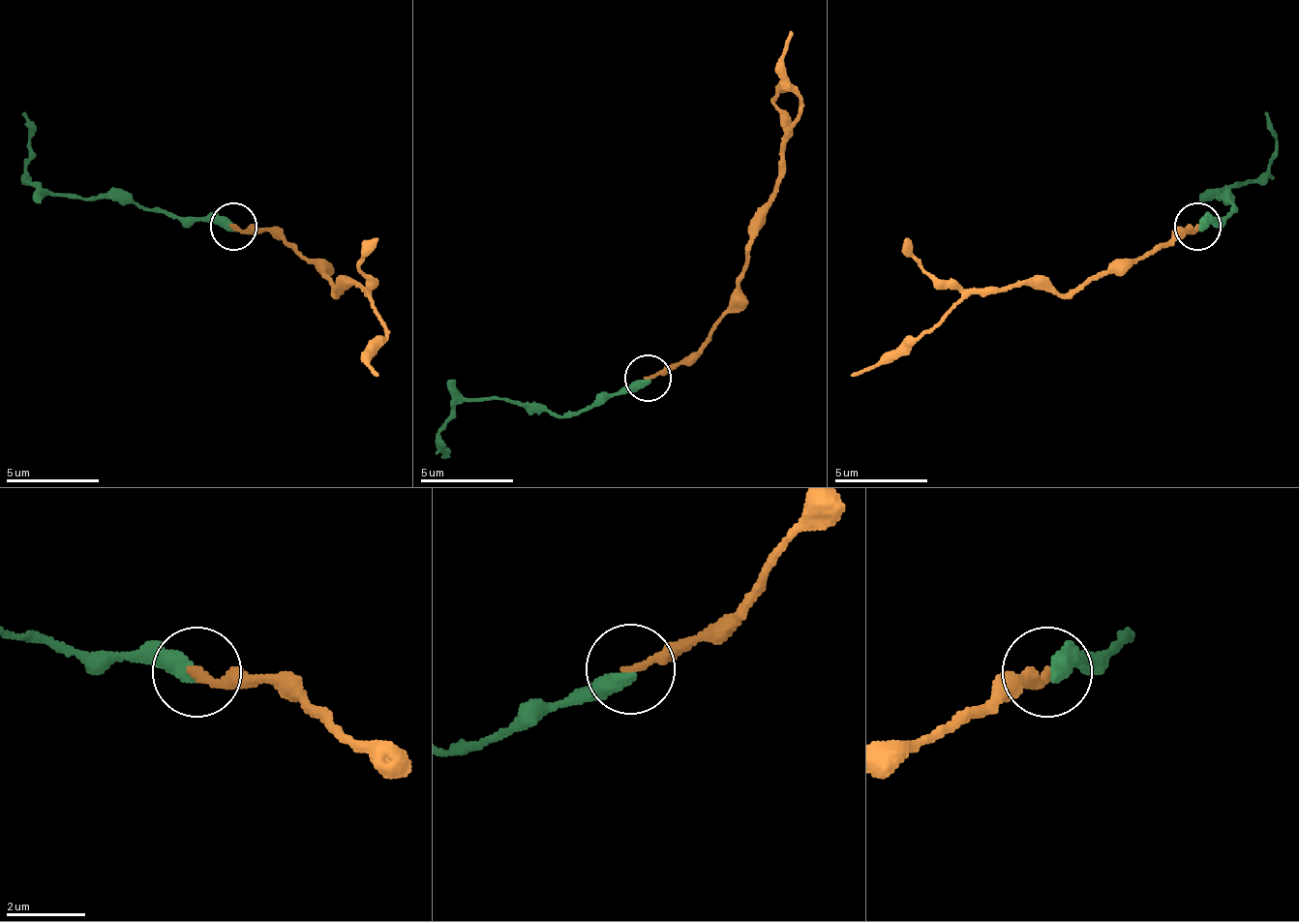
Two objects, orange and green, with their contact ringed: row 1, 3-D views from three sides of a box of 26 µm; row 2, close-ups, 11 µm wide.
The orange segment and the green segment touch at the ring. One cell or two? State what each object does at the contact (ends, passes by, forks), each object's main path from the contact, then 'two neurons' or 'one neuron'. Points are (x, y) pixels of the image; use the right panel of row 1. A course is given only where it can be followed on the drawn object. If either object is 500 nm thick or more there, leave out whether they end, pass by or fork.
orange ends; green ends; course orange (1196, 228), (1182, 228), (1122, 269), (1066, 292), (1028, 283), (978, 292), (930, 329), (884, 353), (852, 377); course green (1200, 228), (1215, 223), (1233, 208), (1220, 195), (1261, 176), (1275, 148), (1266, 110); one neuron

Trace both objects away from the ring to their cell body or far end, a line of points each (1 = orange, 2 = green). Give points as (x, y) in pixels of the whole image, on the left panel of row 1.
1: (232, 228), (270, 228), (317, 269), (335, 292), (345, 283), (368, 292), (386, 329), (368, 353), (377, 377)
2: (232, 228), (186, 223), (158, 208), (51, 195), (28, 176), (23, 110)

